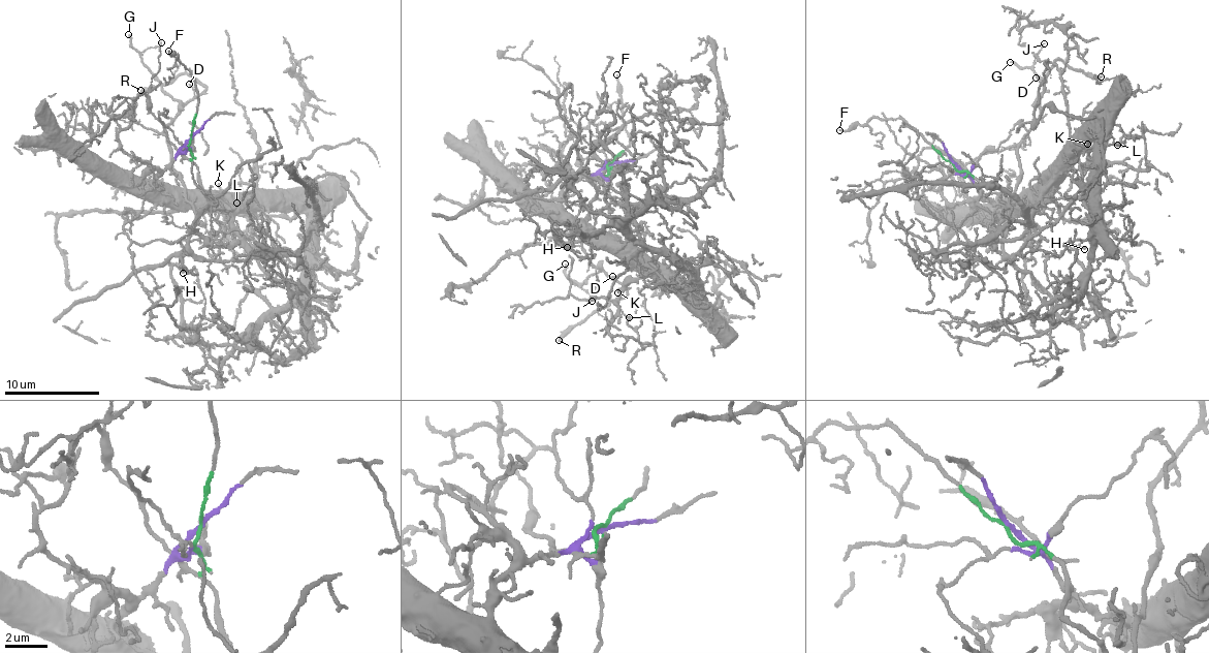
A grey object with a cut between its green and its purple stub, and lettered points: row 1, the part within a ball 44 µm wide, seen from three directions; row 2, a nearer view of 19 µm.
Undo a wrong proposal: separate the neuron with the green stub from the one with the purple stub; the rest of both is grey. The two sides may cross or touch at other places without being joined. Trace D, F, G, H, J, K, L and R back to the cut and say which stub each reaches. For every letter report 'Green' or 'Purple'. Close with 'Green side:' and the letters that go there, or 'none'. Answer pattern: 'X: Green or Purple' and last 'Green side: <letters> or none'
D: Green
F: Green
G: Green
H: Purple
J: Green
K: Purple
L: Purple
R: Green
Green side: D, F, G, J, R

